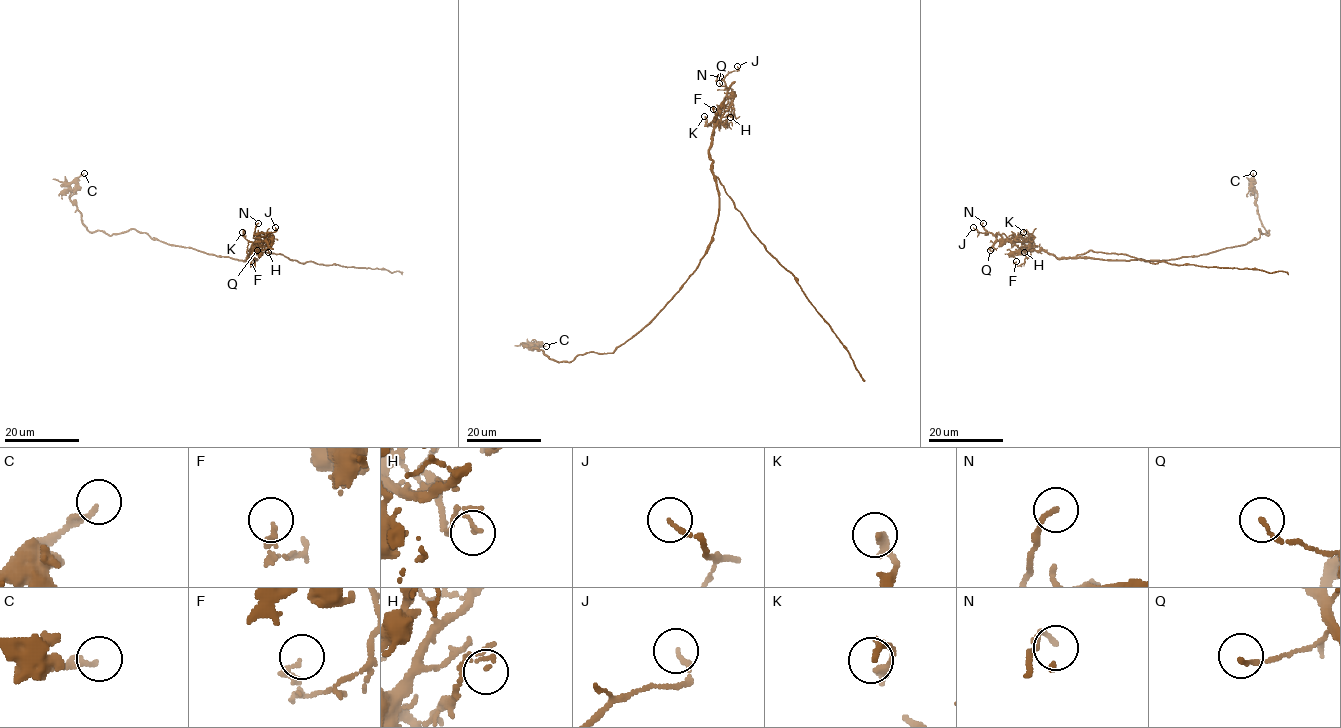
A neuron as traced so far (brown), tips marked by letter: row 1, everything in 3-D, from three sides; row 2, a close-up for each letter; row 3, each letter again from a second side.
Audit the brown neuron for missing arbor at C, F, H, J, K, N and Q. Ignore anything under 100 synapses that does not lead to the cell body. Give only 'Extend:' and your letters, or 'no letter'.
Extend: no letter

